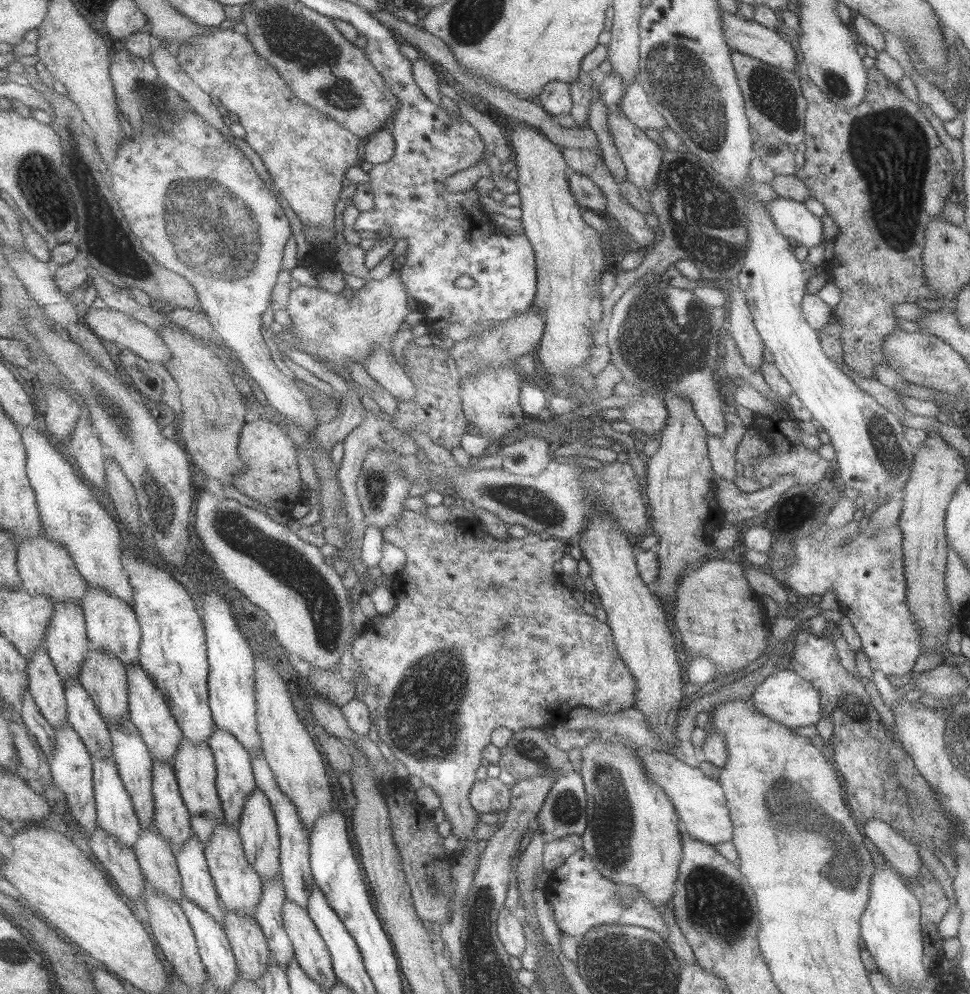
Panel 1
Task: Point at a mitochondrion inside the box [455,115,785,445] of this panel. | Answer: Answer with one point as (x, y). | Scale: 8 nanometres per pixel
(643, 342)

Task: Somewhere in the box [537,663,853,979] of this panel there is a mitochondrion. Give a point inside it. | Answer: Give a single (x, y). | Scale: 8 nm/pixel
(614, 828)

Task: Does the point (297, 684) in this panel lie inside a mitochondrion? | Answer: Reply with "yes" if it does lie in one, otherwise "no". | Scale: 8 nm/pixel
no

